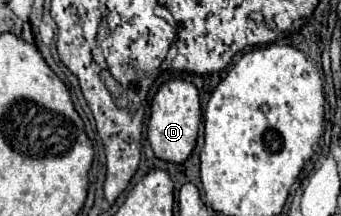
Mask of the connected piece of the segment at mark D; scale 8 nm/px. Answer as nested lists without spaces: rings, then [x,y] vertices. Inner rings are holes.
[[[172,79],[166,85],[162,85],[154,95],[148,121],[148,141],[154,155],[168,163],[184,163],[196,145],[200,121],[202,121],[200,97],[198,89],[192,83],[184,79]]]

